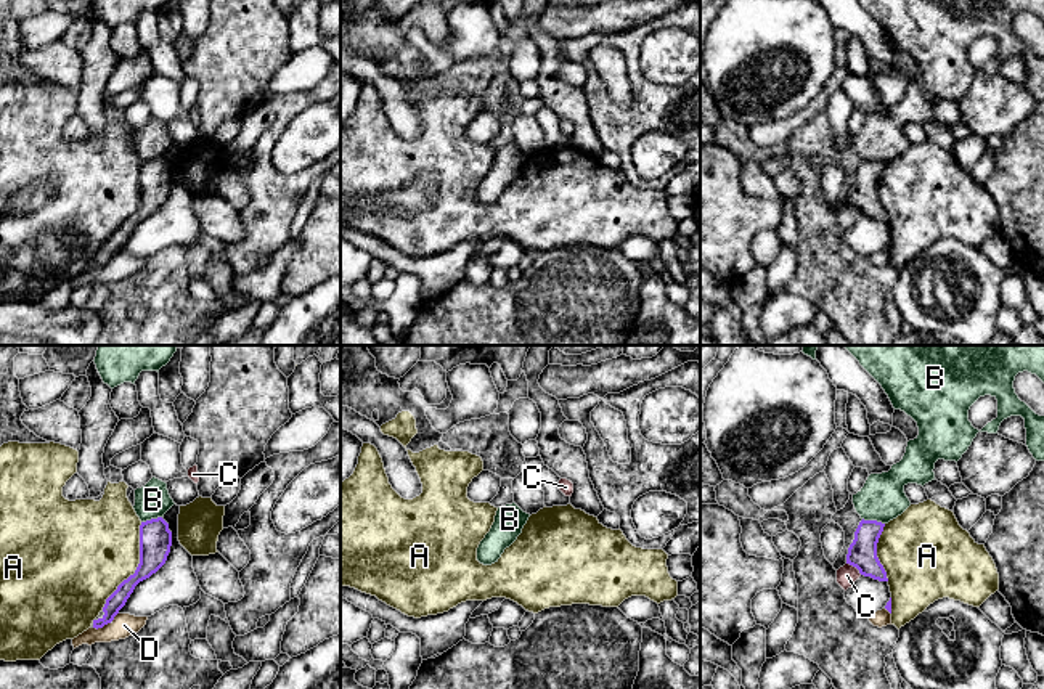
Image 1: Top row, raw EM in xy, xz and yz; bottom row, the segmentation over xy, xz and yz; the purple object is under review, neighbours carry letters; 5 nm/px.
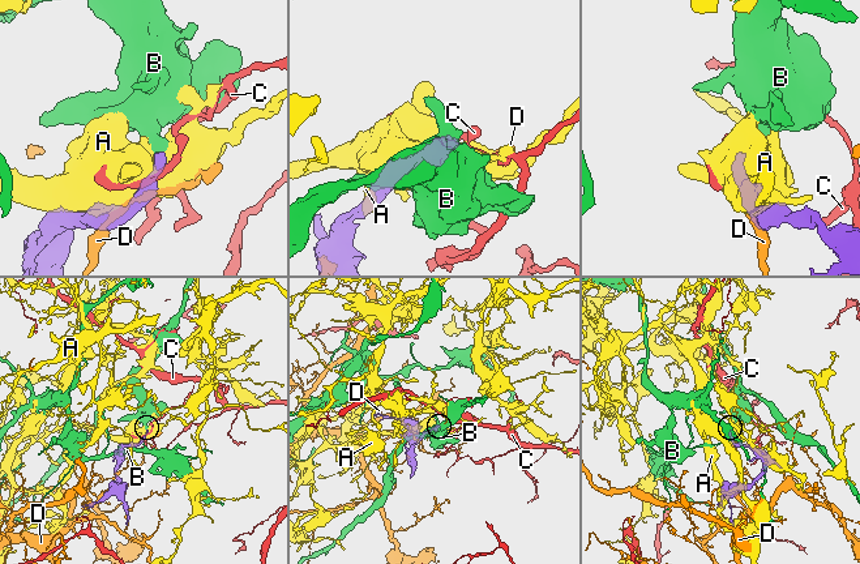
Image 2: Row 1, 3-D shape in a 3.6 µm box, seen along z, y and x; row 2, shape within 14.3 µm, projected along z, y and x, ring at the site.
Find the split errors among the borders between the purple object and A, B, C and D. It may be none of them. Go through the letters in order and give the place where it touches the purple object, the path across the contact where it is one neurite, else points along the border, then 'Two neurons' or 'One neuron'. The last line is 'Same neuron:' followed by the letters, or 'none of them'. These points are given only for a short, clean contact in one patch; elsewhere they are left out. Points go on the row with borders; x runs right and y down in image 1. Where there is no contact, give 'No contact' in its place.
A: Touches purple at xy (137, 567). Two neurons
B: Touches purple at yz (874, 521). Boundary: yz (863, 517), (884, 524). Two neurons
C: Touches purple at yz (855, 566). Boundary: yz (847, 562), (861, 574). Two neurons
D: Touches purple at xy (106, 623). Two neurons
Same neuron: none of them

